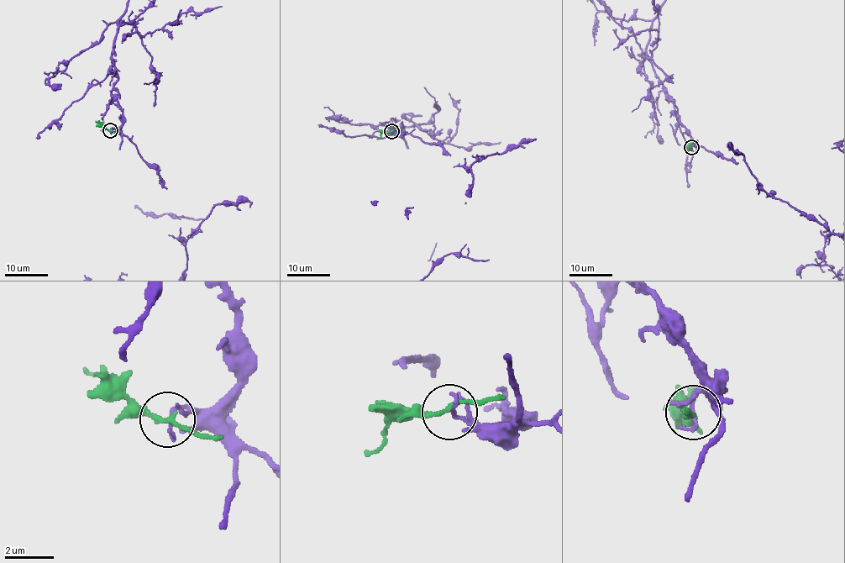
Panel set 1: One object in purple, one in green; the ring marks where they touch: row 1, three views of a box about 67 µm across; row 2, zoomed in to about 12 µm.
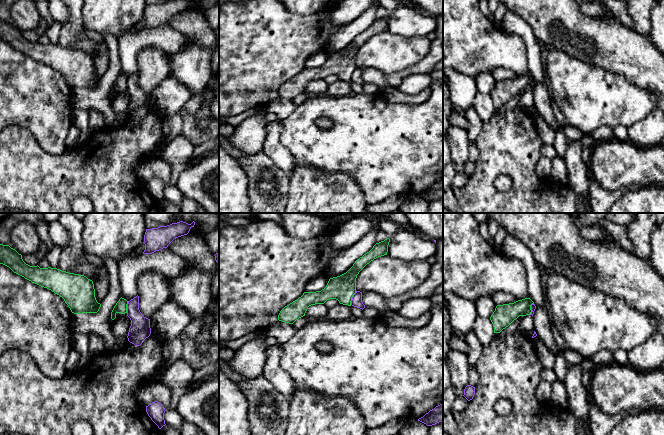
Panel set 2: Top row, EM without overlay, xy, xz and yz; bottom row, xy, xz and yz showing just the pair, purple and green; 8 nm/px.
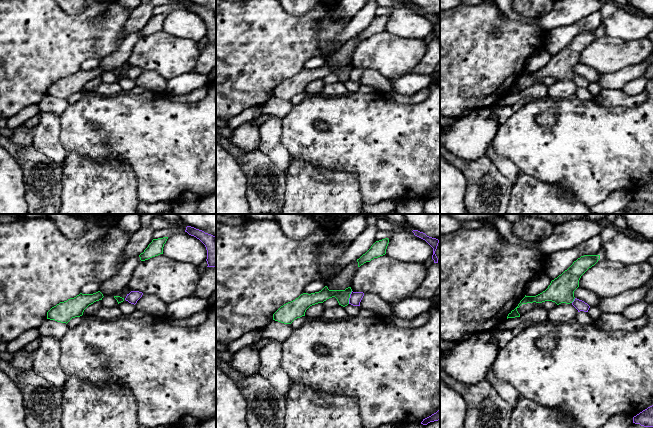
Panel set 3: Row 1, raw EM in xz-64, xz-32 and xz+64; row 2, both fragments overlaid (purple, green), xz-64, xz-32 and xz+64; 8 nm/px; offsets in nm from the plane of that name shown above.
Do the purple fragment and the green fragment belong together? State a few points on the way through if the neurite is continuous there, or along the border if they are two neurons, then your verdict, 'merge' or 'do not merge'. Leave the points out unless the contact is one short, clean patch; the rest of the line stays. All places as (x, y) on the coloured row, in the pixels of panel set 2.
border xz (356, 291), (350, 304); do not merge

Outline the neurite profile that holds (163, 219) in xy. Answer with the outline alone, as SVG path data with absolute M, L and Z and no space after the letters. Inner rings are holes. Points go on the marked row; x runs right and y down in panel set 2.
M144 213L145 220L157 222L160 226L167 226L175 223L177 213Z

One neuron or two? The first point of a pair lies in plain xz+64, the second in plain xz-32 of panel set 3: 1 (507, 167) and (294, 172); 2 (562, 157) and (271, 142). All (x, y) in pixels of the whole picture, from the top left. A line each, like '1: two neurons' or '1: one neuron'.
1: two neurons
2: two neurons

